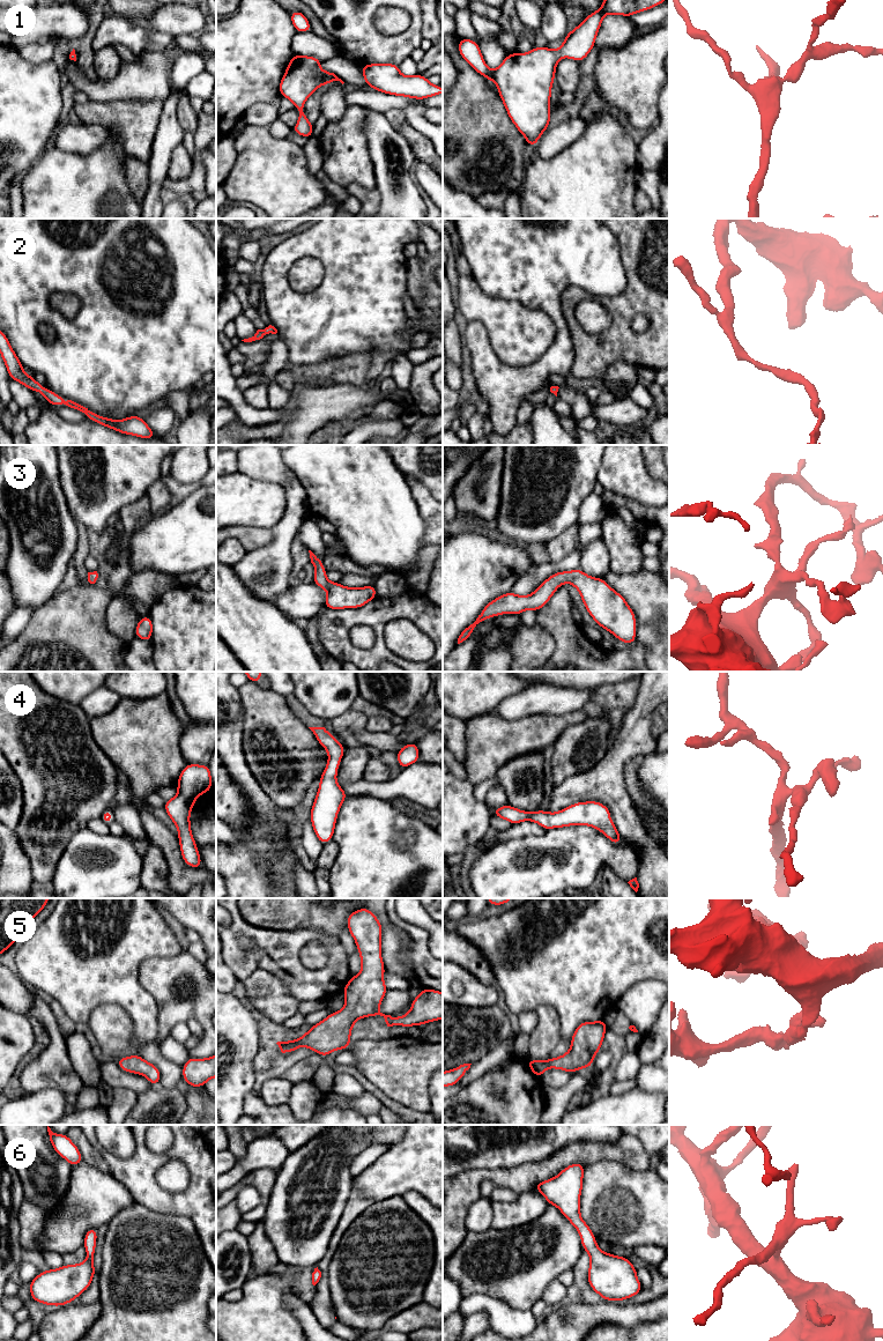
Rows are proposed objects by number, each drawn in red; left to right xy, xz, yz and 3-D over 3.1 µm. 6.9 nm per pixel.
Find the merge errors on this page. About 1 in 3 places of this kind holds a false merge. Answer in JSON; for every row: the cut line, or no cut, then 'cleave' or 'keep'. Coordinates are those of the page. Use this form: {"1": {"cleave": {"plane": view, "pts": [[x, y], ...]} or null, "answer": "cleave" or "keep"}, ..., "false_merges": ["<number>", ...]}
{"1": {"cleave": null, "answer": "keep"}, "2": {"cleave": null, "answer": "keep"}, "3": {"cleave": null, "answer": "keep"}, "4": {"cleave": null, "answer": "keep"}, "5": {"cleave": null, "answer": "keep"}, "6": {"cleave": null, "answer": "keep"}, "false_merges": []}

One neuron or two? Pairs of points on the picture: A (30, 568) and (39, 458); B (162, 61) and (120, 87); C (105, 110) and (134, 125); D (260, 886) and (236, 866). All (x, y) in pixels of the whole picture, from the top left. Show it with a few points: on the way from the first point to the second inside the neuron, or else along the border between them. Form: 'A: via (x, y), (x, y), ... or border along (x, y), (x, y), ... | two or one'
A: via (56, 557), (65, 538), (53, 490) | one
B: via (151, 69), (141, 80), (131, 82) | one
C: via (112, 113), (123, 113), (127, 118) | one
D: via (254, 884), (242, 872) | one

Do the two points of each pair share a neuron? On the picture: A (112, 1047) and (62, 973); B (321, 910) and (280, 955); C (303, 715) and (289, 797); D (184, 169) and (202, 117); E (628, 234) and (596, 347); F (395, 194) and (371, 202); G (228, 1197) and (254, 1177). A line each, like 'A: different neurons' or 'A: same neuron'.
A: different neurons
B: different neurons
C: different neurons
D: different neurons
E: same neuron
F: different neurons
G: same neuron

